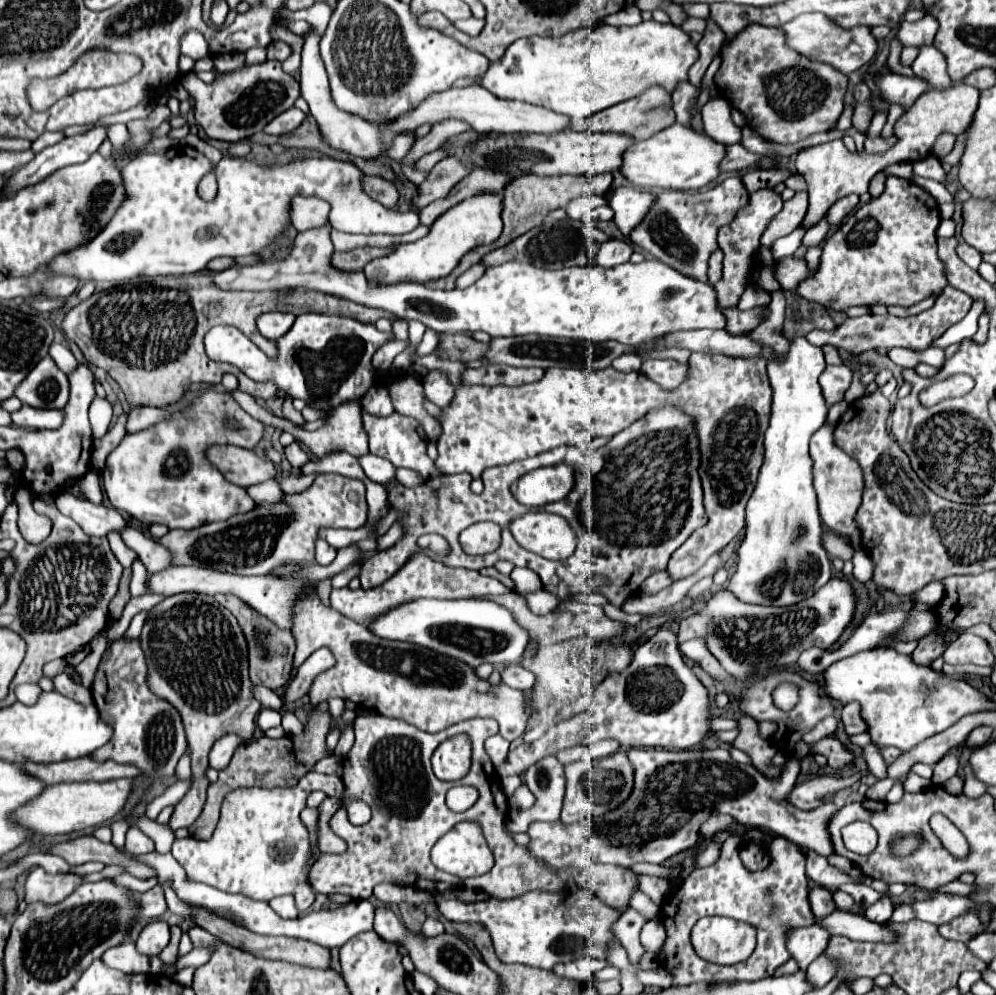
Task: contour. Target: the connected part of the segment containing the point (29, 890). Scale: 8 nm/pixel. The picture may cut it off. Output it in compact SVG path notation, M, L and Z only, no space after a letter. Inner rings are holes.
M36 867L28 873L26 879L26 903L42 901L42 903L58 903L70 895L82 879L78 875L66 873L66 875L50 875L42 867Z

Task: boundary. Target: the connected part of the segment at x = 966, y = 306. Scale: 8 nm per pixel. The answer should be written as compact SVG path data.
M946 285L940 295L936 297L934 307L918 313L918 315L910 315L910 317L894 317L894 315L860 315L860 317L846 317L842 321L842 325L838 325L832 331L820 331L814 329L806 335L806 339L810 343L814 343L816 347L824 347L824 345L832 345L836 349L844 349L850 355L860 355L868 349L892 349L892 347L906 347L912 351L924 351L932 345L934 339L942 337L942 334L954 323L958 323L960 319L966 317L966 313L970 311L972 299L970 295Z

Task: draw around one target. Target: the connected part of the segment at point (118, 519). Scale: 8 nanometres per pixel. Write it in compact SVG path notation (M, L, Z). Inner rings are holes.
M62 489L56 495L56 507L64 515L72 517L82 527L82 531L86 531L86 535L90 537L104 537L108 535L108 531L112 529L120 531L126 525L126 521L116 509L104 507L104 505L98 507L98 505L92 505L90 501L80 501L66 489Z

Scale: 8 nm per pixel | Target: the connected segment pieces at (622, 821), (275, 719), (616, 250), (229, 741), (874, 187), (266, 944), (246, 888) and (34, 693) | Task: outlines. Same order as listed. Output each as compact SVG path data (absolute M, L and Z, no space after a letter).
M630 749L628 759L634 767L634 791L630 793L630 799L622 803L622 807L610 811L610 815L602 815L592 821L578 821L564 825L562 821L554 823L532 823L528 827L528 845L526 851L530 857L538 859L550 871L562 871L566 867L582 871L590 863L610 863L610 865L622 865L630 867L634 863L664 863L666 859L672 859L674 855L694 849L700 841L700 825L710 817L718 813L728 813L732 815L738 823L750 825L750 827L766 827L772 829L776 835L782 835L790 839L792 843L798 843L800 847L808 847L824 857L834 853L830 835L826 831L828 819L838 811L834 803L824 805L814 811L802 811L794 807L788 801L793 789L800 767L798 759L788 759L784 765L784 771L778 781L772 781L764 777L758 769L752 765L742 765L736 763L730 757L728 749L712 749L712 751L666 751L666 749Z
M262 709L260 715L258 715L258 727L262 731L268 731L270 727L280 725L280 719L282 719L282 715L278 711L274 711L274 709Z
M608 239L606 243L602 243L602 247L598 247L594 261L602 267L614 267L620 263L626 263L632 255L632 245L626 239Z
M226 735L226 737L218 739L218 741L214 743L210 755L208 755L210 767L216 769L216 771L222 771L222 769L230 763L230 759L232 759L232 755L234 755L234 749L236 749L238 745L242 745L242 739L240 739L238 735Z
M880 172L872 178L869 186L869 193L872 198L876 198L883 193L886 177L884 173Z
M194 909L194 919L196 919L196 925L200 925L202 929L210 931L218 939L222 939L222 941L226 941L246 953L252 953L252 955L258 955L264 959L280 959L280 961L288 961L288 963L296 963L296 965L306 965L306 967L314 967L314 969L330 969L330 949L318 947L318 943L306 943L306 939L254 935L252 931L246 931L244 927L230 923L228 919L222 919L218 915L212 915L208 911L198 911L198 909Z
M306 773L294 787L234 789L222 803L222 815L214 835L207 841L192 836L175 839L171 853L192 881L228 893L242 893L258 901L270 901L290 893L294 895L296 907L304 913L314 903L314 891L306 867L310 849L308 831L300 819L300 811L306 807L306 797L312 791L324 791L340 799L344 785L336 775Z
M18 685L18 687L14 689L14 693L16 693L18 701L22 701L22 703L26 703L26 705L36 703L36 699L38 699L40 691L42 691L42 689L40 689L38 685Z

